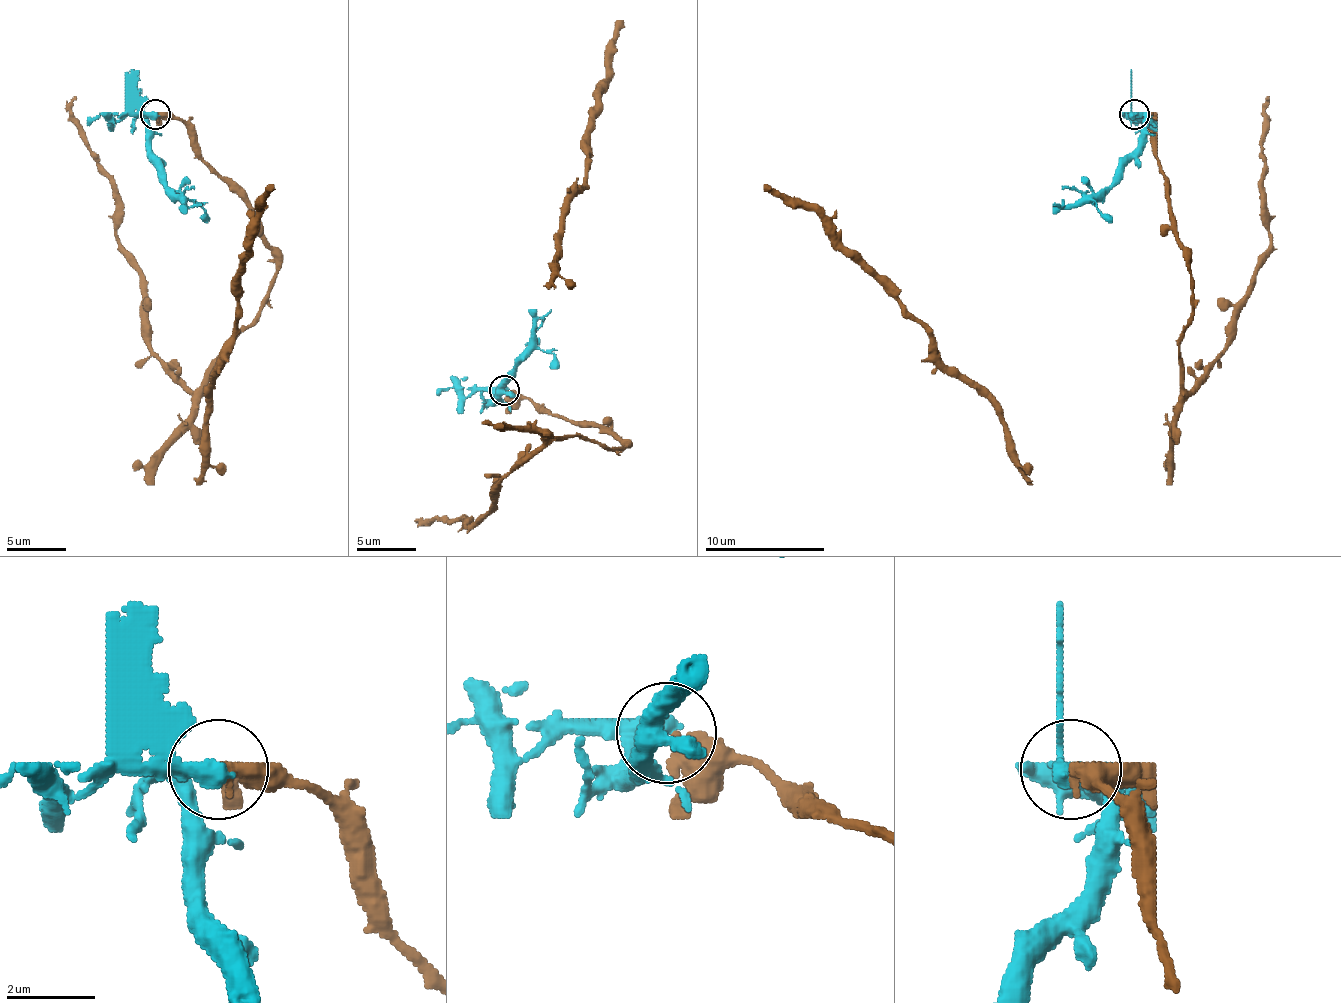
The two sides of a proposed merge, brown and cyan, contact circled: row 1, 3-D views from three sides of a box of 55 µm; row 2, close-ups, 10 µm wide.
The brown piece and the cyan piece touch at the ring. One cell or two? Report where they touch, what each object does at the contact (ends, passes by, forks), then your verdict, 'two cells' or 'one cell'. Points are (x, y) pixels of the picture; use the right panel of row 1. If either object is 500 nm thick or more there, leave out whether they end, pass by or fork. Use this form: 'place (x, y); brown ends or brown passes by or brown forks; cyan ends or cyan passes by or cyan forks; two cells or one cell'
place (1134, 114); two cells

